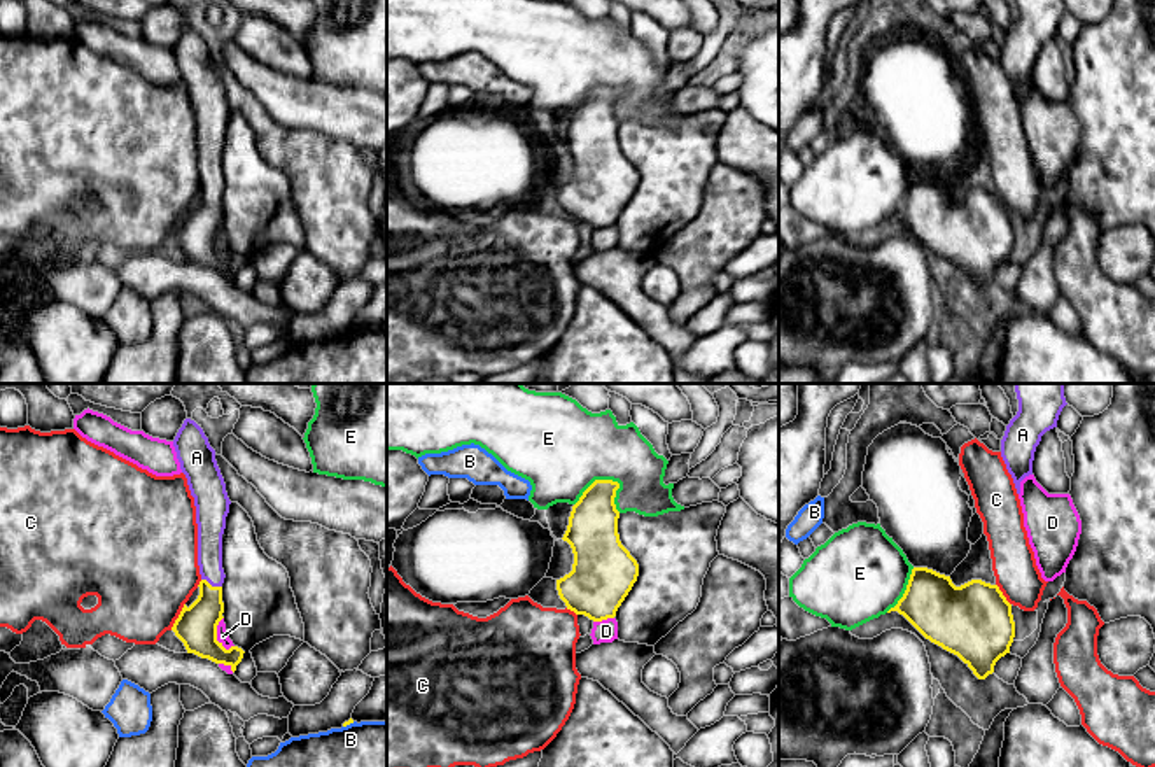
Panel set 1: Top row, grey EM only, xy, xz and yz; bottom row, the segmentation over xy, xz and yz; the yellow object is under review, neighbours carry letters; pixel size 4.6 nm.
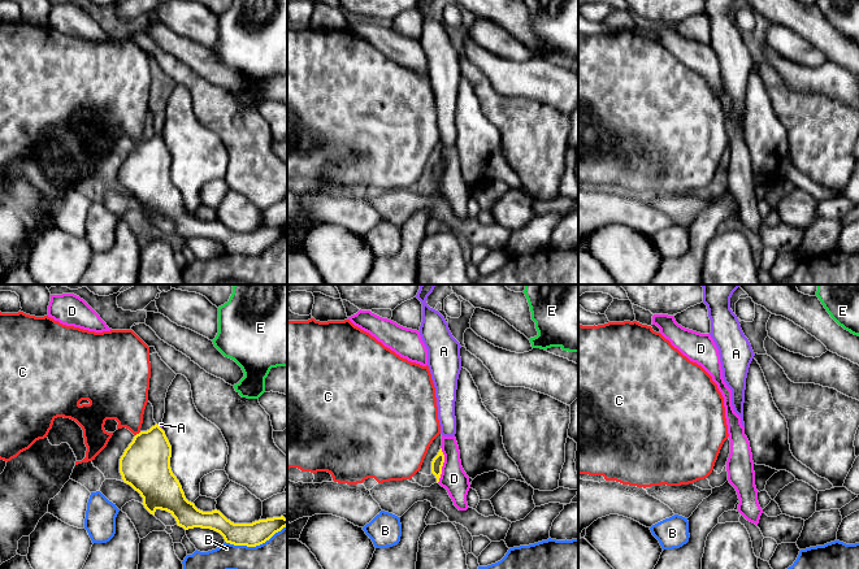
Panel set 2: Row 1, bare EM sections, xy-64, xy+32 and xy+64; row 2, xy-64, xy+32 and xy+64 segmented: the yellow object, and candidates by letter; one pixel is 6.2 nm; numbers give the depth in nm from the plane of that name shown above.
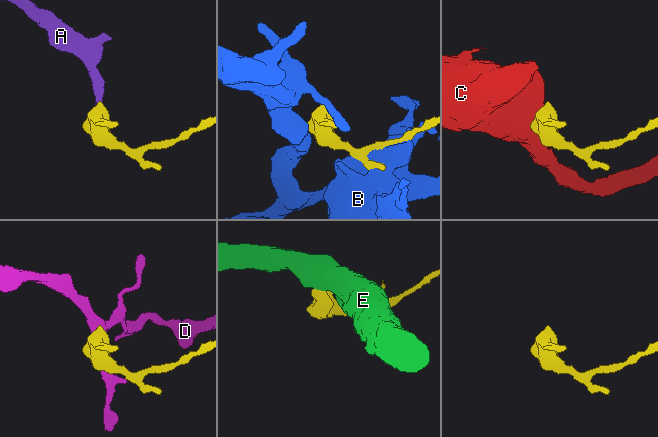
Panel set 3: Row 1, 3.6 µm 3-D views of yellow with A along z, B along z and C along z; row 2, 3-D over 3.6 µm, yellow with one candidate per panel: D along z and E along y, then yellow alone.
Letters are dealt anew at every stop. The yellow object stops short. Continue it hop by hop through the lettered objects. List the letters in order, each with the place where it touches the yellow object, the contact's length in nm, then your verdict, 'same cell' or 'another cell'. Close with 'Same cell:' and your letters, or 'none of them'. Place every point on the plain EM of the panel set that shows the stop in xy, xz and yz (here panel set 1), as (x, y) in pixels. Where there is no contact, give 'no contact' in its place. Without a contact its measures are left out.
A: meets yellow in xy at (210, 193); contact 100 nm long; same cell
B: meets yellow in xy at (349, 331); contact 60 nm long; another cell
C: meets yellow in xy at (179, 225); contact 140 nm long; another cell
D: meets yellow in xy at (216, 242); contact 160 nm long; another cell
E: meets yellow in xz at (595, 88); contact 240 nm long; another cell
Same cell: A

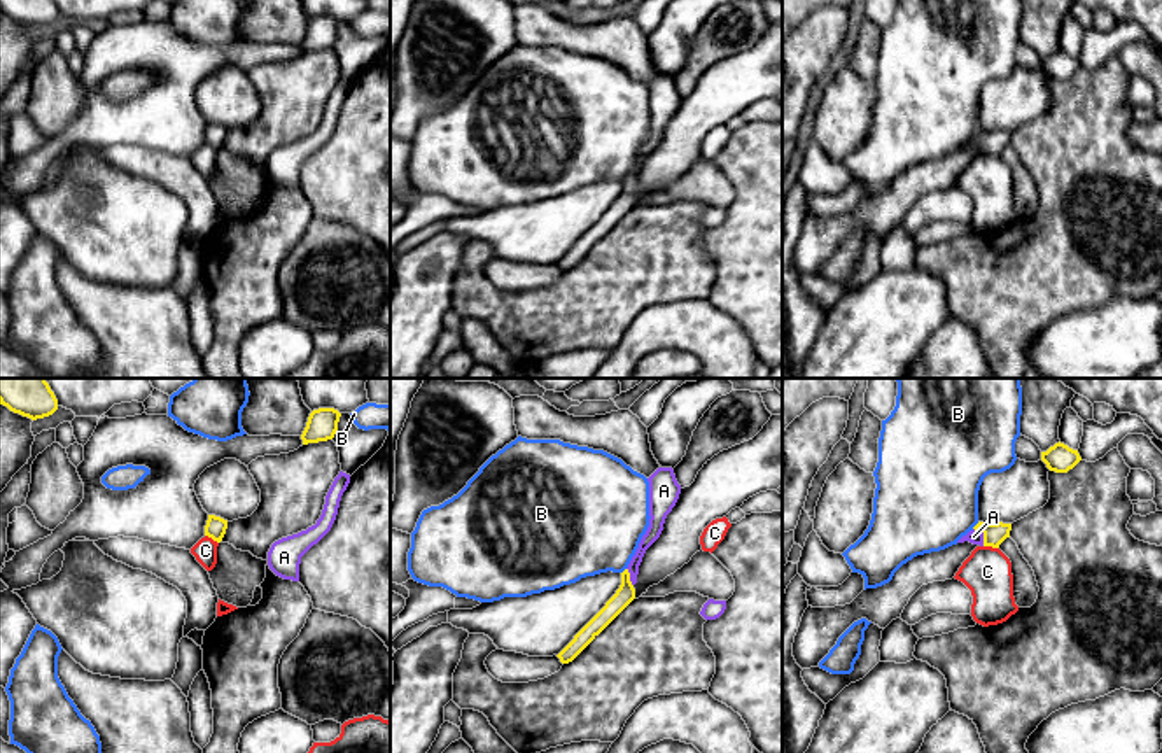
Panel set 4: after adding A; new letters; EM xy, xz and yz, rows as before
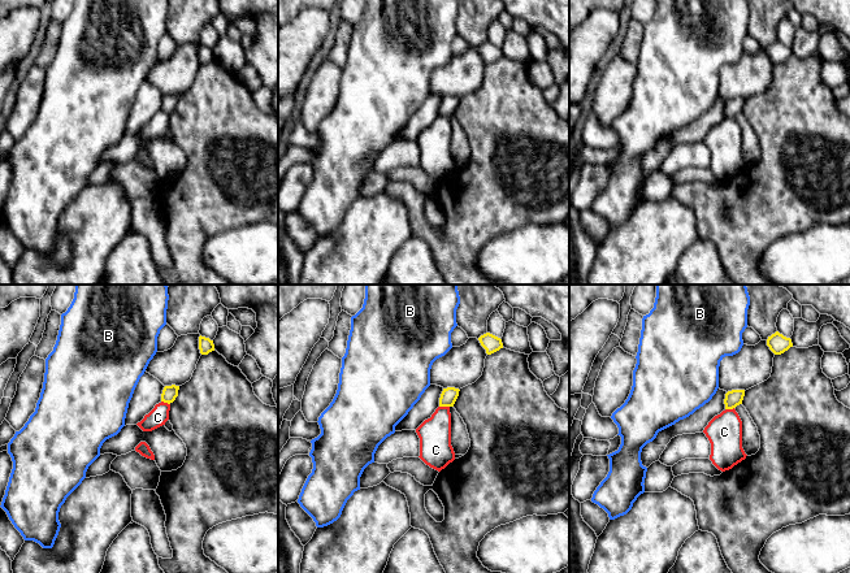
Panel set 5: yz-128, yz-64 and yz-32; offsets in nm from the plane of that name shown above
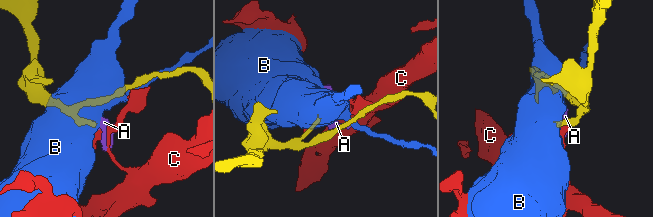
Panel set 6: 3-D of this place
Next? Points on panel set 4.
A: meets yellow in yz at (984, 142); contact 100 nm long; same cell
B: meets yellow in yz at (977, 132); contact 50 nm long; another cell
C: meets yellow in yz at (991, 153); contact 70 nm long; another cell
Same cell: A

